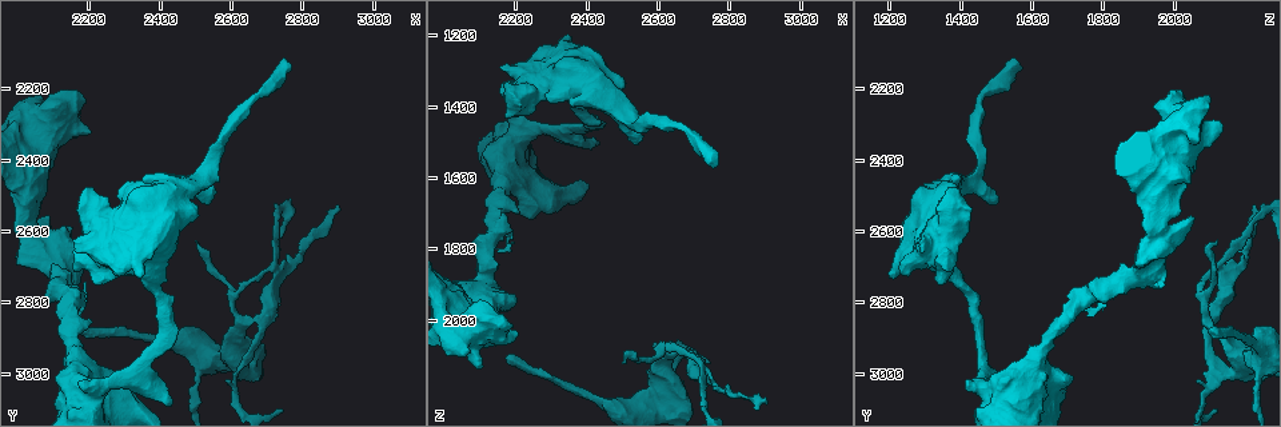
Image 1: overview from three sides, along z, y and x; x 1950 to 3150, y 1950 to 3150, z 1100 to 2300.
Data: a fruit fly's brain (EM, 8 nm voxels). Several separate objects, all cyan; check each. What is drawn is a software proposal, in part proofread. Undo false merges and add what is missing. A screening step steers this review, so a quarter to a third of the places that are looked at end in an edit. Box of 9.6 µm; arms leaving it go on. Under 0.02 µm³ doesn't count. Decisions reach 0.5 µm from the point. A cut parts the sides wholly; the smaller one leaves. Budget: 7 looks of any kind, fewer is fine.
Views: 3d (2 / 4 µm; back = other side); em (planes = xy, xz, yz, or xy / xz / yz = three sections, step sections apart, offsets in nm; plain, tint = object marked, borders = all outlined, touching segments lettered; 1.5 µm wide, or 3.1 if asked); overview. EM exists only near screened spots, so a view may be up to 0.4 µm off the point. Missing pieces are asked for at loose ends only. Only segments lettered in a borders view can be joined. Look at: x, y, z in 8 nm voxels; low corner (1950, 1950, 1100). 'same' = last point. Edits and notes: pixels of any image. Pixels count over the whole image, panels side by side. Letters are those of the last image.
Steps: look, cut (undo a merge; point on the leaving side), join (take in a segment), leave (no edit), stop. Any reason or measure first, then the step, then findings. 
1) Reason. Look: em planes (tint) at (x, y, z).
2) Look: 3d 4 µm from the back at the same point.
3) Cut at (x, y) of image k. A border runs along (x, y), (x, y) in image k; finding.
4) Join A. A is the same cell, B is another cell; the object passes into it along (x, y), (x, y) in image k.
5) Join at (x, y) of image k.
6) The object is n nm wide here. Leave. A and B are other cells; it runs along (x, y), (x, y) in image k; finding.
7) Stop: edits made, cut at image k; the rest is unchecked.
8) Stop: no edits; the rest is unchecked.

Branch stops here. Look: em xy step 4 (tint) at (2050, 2220, 2100).

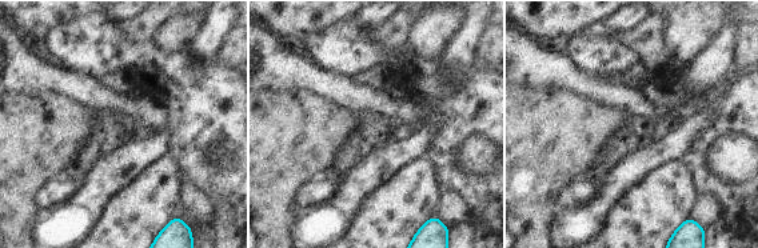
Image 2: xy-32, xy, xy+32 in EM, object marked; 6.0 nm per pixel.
Look: em planes (borders) at the same point.

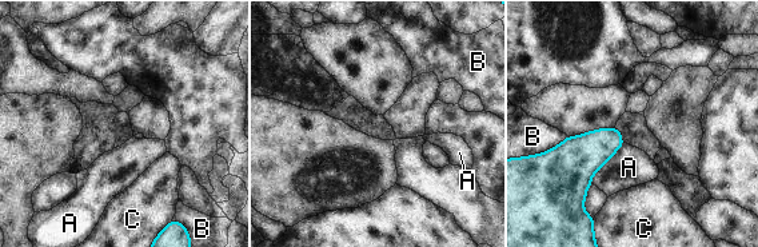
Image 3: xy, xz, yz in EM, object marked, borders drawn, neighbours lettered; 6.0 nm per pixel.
Leave. A, B and C are other cells; a border runs along (623, 142), (594, 174), (590, 183) in image 3; none of them fits.

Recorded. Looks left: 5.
End of a long branch. Look: 3d 2 µm from the back at (2170, 2880, 2110).

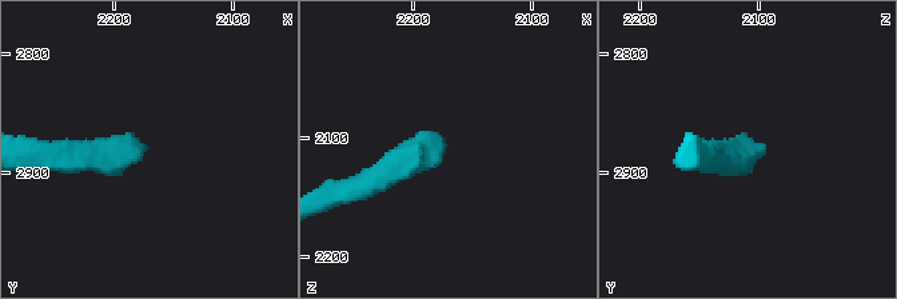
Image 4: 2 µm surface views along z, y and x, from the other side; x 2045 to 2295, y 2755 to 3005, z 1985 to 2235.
Now the EM. Look: em xz step 8 (borders) at (2174, 2878, 2100).

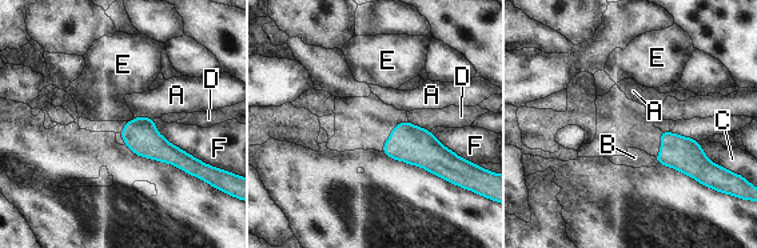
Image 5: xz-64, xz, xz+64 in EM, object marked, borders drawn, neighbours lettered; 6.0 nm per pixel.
Cut it another way. Look: em planes (borders) at the same point.

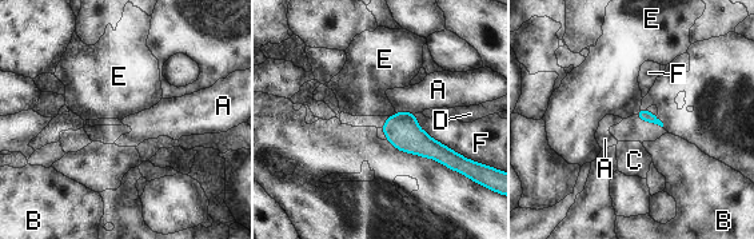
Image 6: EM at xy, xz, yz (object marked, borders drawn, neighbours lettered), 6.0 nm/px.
Leave. A, B, C, D, E and F are other cells; a border runs along (395, 112), (390, 116) in image 6; none of them fits.

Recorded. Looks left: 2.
Sudden change in width. Look: em planes (borders) at (2510, 2990, 2240).

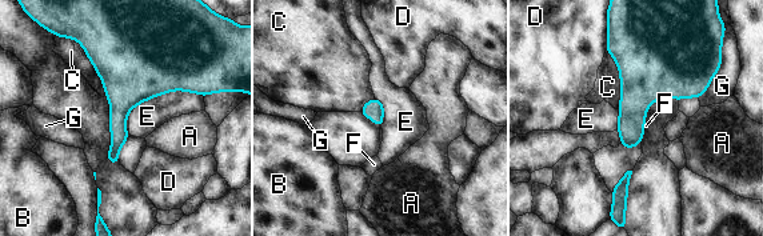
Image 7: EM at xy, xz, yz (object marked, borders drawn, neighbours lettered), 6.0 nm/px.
The object is 380 nm wide here. Leave. A, B, C, D, E, F and G are other cells; a border runs along (54, 34), (80, 44), (106, 95) in image 7; continuous, no second cell.

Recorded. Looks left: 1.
Stop: no edits; the rest is unchecked.

